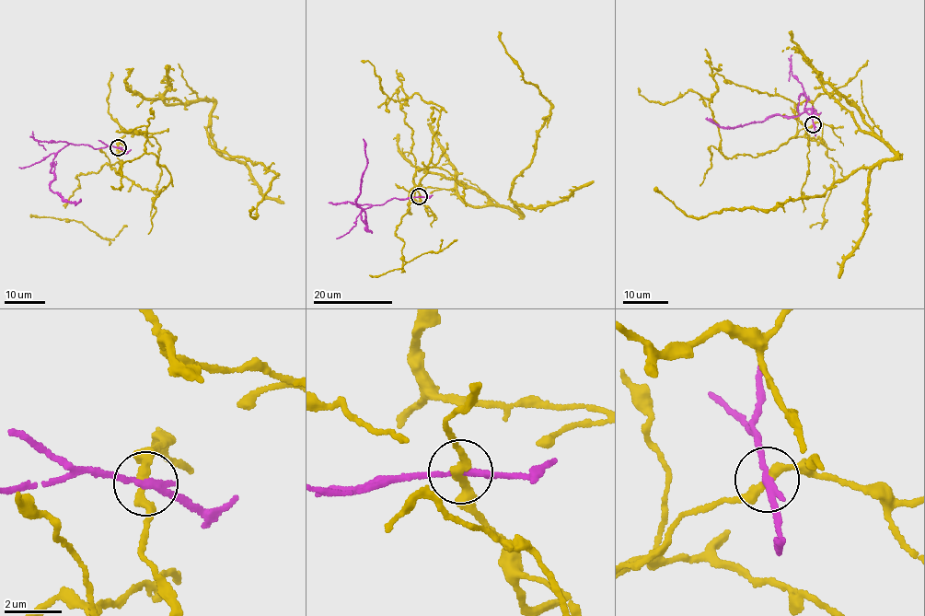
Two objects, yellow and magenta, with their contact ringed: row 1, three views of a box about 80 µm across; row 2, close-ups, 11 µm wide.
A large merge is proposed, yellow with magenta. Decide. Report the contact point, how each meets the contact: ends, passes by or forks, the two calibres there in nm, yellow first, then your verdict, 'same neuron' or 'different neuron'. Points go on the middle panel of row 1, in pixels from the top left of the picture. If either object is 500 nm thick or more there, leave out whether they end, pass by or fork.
place (419, 196); yellow passes by; magenta passes by; calibres 280 and 200 nm; different neuron

